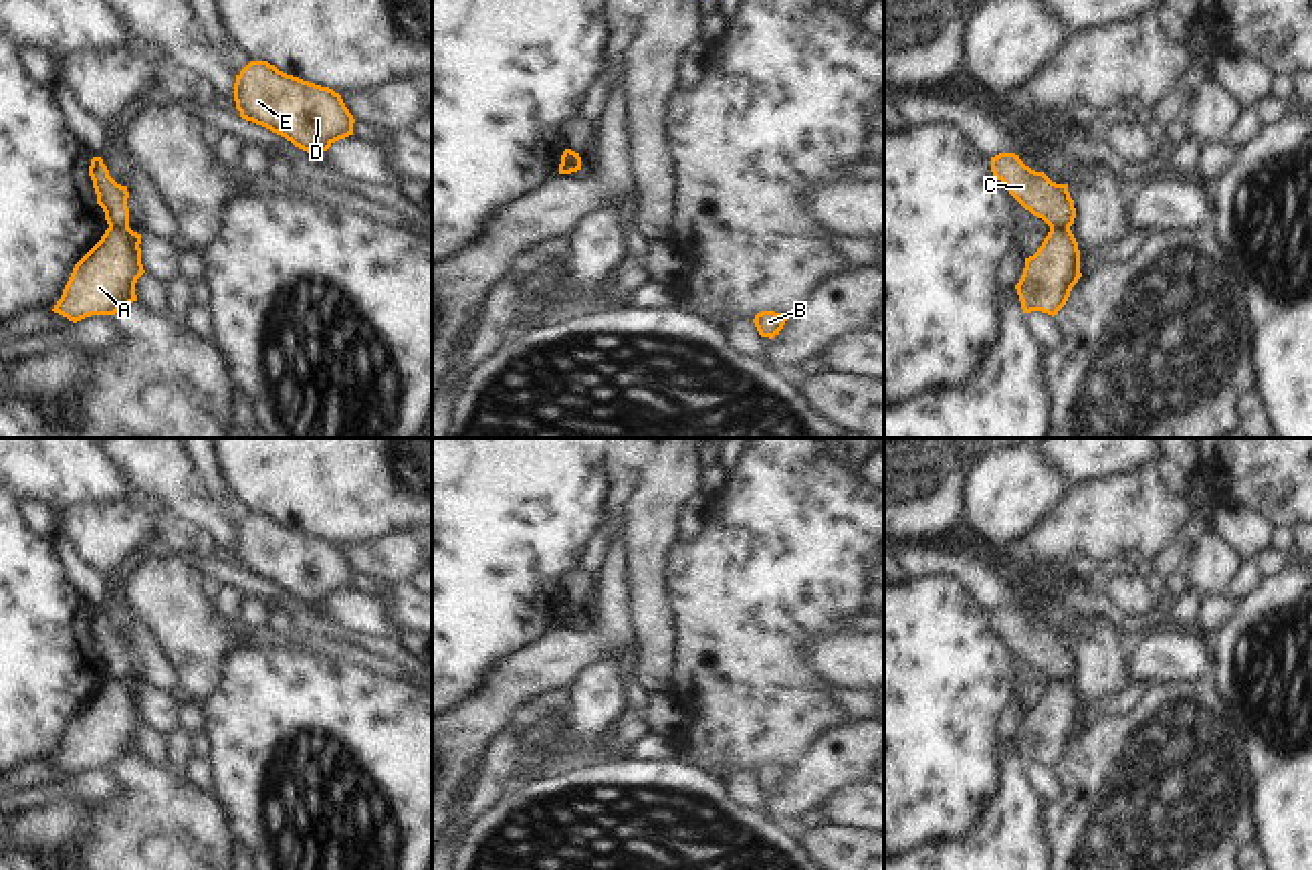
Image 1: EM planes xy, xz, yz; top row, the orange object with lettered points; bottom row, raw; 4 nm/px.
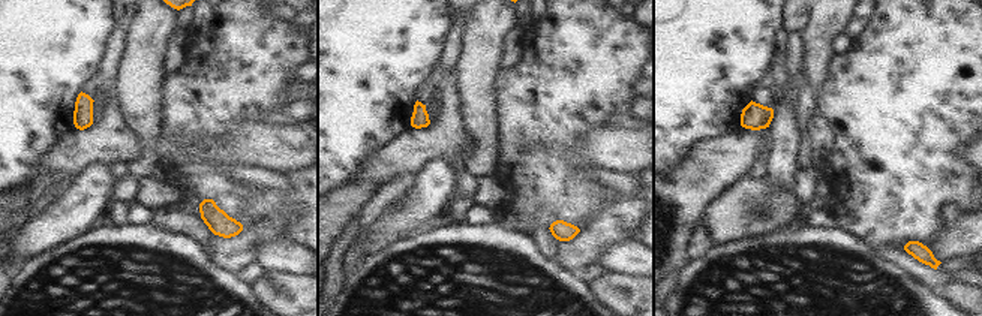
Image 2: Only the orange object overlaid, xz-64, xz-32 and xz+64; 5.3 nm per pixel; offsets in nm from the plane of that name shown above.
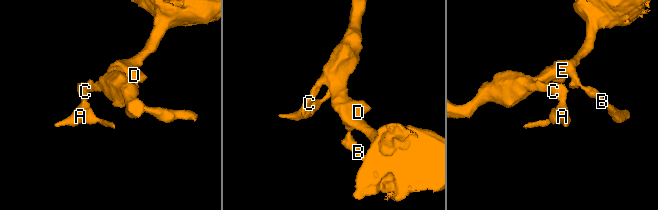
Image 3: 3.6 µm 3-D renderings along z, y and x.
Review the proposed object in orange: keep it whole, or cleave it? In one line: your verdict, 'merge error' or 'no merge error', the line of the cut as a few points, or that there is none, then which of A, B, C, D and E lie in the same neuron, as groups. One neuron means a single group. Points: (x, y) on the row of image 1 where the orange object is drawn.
merge error | xy (110, 225), (128, 227) | A / B C D E

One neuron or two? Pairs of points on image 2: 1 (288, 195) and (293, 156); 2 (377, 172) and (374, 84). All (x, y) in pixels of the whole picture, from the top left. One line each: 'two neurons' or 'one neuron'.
1: two neurons
2: two neurons

